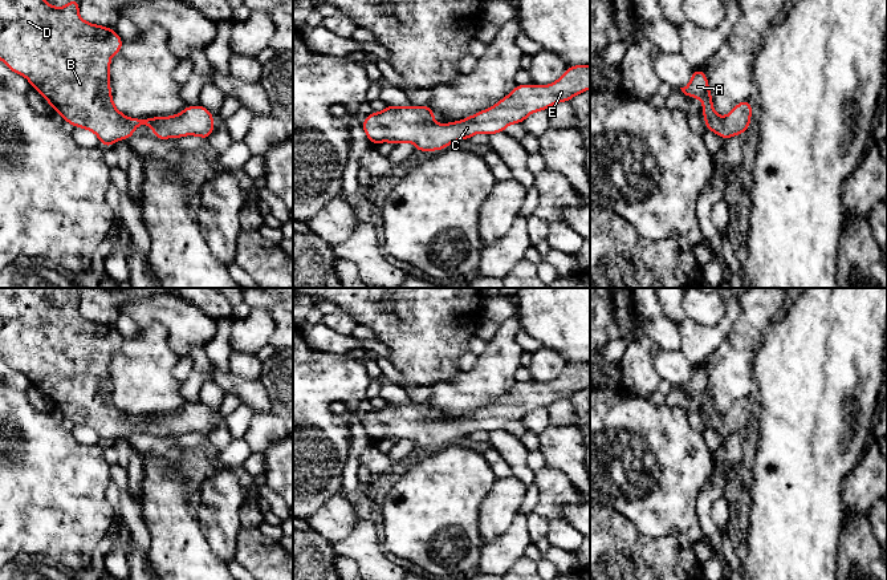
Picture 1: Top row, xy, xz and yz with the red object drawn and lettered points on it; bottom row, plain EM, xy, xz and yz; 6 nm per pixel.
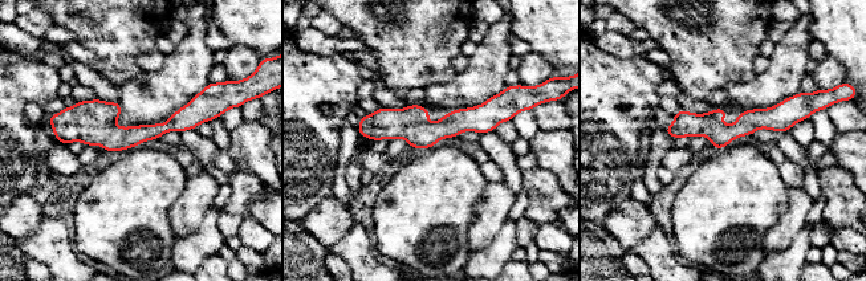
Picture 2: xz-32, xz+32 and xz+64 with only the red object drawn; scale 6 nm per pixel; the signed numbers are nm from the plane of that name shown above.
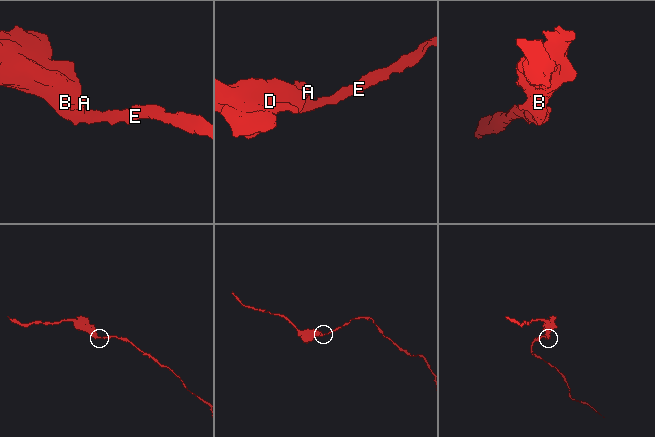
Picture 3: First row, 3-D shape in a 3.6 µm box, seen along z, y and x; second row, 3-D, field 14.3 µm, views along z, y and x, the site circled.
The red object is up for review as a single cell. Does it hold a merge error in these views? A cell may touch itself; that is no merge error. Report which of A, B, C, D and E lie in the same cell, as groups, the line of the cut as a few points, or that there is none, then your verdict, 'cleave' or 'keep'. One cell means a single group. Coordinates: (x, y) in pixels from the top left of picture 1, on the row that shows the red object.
A B C D E; no cut; keep

